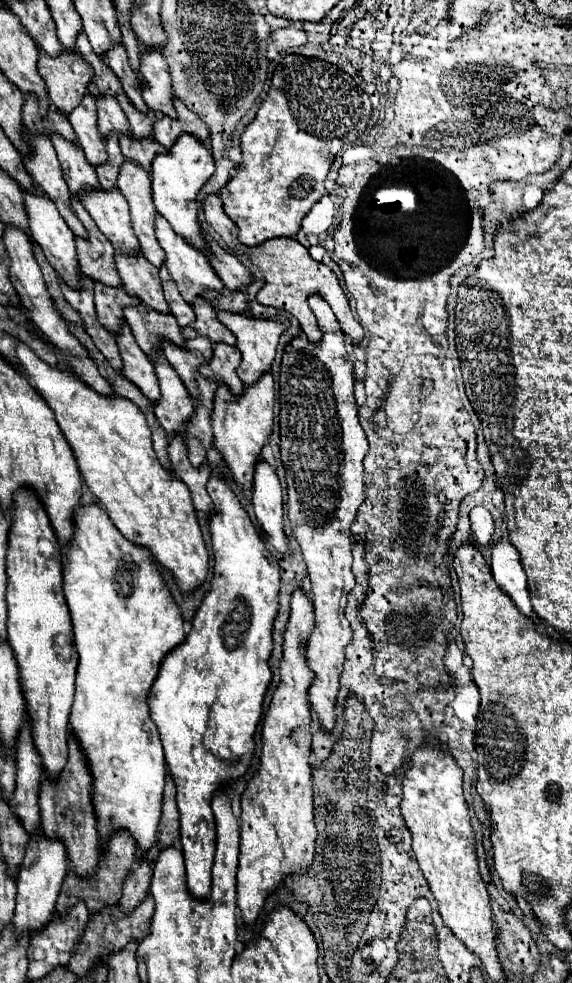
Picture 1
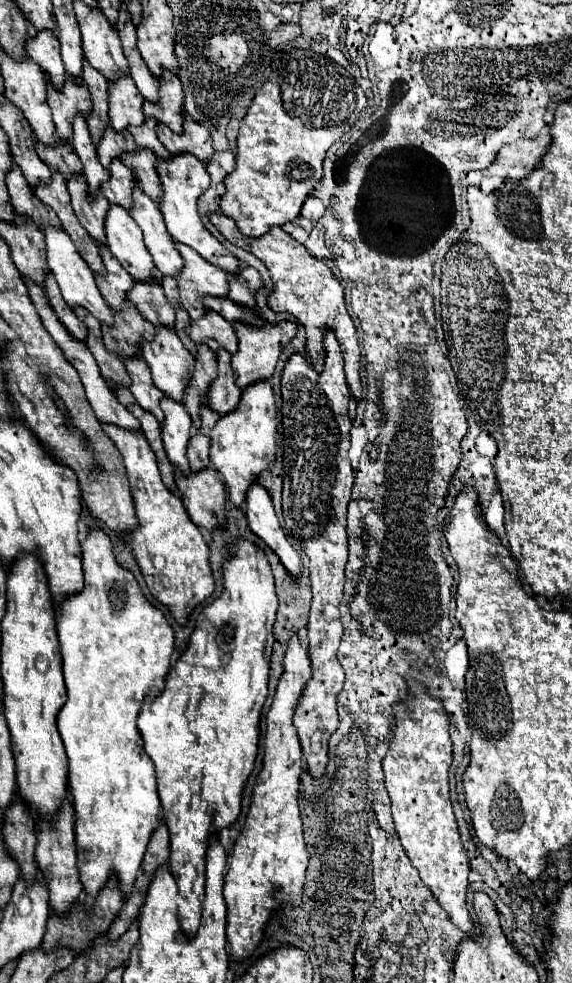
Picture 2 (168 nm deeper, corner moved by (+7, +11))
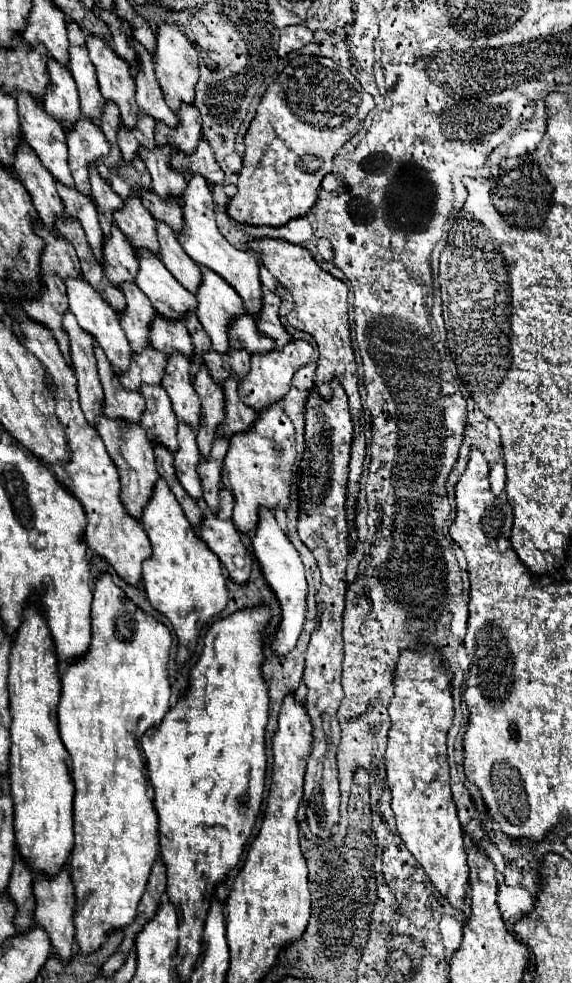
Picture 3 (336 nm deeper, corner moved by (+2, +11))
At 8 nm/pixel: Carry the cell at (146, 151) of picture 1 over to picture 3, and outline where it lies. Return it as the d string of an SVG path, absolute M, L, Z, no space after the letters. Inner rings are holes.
M142 191L142 205L148 209L148 213L180 235L182 231L182 209L174 199L160 199L154 191Z

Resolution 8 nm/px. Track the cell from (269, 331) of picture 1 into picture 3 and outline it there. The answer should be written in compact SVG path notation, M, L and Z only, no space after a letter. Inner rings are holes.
M290 341L284 349L274 349L266 355L252 355L252 367L250 367L250 373L242 379L242 385L238 389L238 395L242 397L242 403L250 405L256 413L262 413L264 409L268 409L270 405L278 403L284 399L284 395L288 393L290 385L292 385L292 377L294 373L308 365L314 357L314 349L308 341Z

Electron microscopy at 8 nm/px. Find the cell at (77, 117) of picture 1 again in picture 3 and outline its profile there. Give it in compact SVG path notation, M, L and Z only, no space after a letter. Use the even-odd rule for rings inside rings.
M96 167L90 169L90 181L92 181L92 199L98 209L98 219L100 227L104 231L104 237L110 237L110 225L112 225L112 215L114 211L122 209L124 201L110 189L110 185L98 175Z

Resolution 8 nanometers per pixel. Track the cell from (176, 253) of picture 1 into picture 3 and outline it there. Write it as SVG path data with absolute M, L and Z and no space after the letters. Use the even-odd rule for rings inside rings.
M204 267L200 269L202 269L202 283L196 293L198 297L196 315L204 331L212 339L212 349L224 355L228 353L230 321L234 321L244 313L242 299L216 273L210 273L210 269Z

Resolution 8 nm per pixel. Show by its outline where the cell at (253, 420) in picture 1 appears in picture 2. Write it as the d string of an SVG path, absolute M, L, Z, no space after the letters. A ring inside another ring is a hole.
M257 381L243 389L233 413L221 417L211 429L211 463L221 473L231 501L241 507L247 489L259 473L273 465L277 447L277 407L269 381Z

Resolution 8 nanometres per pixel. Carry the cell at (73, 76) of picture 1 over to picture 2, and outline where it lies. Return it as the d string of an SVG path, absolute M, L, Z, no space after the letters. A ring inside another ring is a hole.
M67 77L65 85L61 89L47 85L47 103L53 111L53 123L57 127L57 135L63 137L63 141L69 141L69 133L73 131L73 113L89 113L91 111L91 99L85 85L77 83L75 79Z

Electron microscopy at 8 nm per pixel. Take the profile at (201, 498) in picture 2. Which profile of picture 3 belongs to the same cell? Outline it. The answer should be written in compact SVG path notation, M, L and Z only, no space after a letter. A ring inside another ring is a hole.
M222 489L218 515L210 515L210 509L206 509L204 501L198 501L198 505L204 511L204 523L200 527L202 541L218 555L230 579L238 585L244 585L252 571L252 559L248 557L240 541L240 533L234 529L234 523L230 521L234 497L226 493L226 489Z

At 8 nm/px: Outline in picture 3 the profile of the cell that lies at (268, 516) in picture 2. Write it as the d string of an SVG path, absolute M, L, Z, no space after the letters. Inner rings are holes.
M262 513L262 521L258 521L258 529L254 531L252 537L252 547L254 547L254 555L258 561L258 567L264 575L266 585L270 587L270 591L276 595L278 605L280 605L280 625L276 629L276 633L270 637L270 649L274 651L274 655L284 657L288 655L300 633L302 633L302 625L306 619L306 577L304 577L304 565L298 557L298 551L294 549L294 545L288 541L288 537L284 535L284 531L278 527L276 519L272 513Z

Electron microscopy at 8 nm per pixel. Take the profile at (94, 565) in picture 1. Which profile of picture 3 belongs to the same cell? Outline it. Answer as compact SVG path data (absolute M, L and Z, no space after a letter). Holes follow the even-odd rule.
M100 575L100 579L96 581L94 587L94 601L92 601L92 643L90 643L90 651L86 653L86 657L82 657L80 661L70 663L64 671L62 671L62 695L60 695L60 705L58 705L58 723L60 723L60 739L64 743L64 747L70 753L72 759L72 783L74 783L74 849L72 849L72 857L70 857L70 873L72 873L72 883L74 883L74 895L76 895L76 905L74 905L74 927L76 927L76 945L78 951L82 951L82 955L90 955L94 953L104 941L106 935L112 933L114 929L122 929L126 925L130 925L136 917L136 909L138 903L142 899L142 893L146 889L148 883L148 875L150 869L154 865L154 861L158 859L158 817L154 813L154 789L150 789L150 781L146 781L146 761L142 757L140 751L140 743L136 739L140 739L146 729L154 729L162 723L162 717L168 713L170 709L170 681L168 681L168 653L170 653L170 645L172 645L172 637L170 631L156 621L154 617L142 613L142 609L138 609L132 601L126 599L124 591L120 587L114 585L110 575Z

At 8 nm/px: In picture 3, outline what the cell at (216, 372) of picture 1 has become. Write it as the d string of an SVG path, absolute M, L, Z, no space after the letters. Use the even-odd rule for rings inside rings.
M230 377L224 383L224 399L226 399L226 419L224 423L218 427L216 435L218 437L234 437L238 433L246 433L254 421L256 421L256 413L254 409L250 409L248 405L244 405L238 397L238 381L234 377Z

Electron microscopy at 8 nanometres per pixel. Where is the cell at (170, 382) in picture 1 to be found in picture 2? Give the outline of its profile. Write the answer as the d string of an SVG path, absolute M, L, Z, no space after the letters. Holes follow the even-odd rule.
M169 397L161 399L161 409L165 415L165 423L161 431L163 431L163 445L167 451L167 457L183 473L189 473L189 461L185 455L185 449L191 437L191 425L193 425L191 415L181 403Z

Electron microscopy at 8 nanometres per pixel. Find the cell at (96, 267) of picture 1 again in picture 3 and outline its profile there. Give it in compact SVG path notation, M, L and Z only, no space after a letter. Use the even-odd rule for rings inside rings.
M124 283L122 291L126 295L126 313L122 315L120 323L132 353L140 353L150 345L150 325L156 313L150 299L134 283Z

